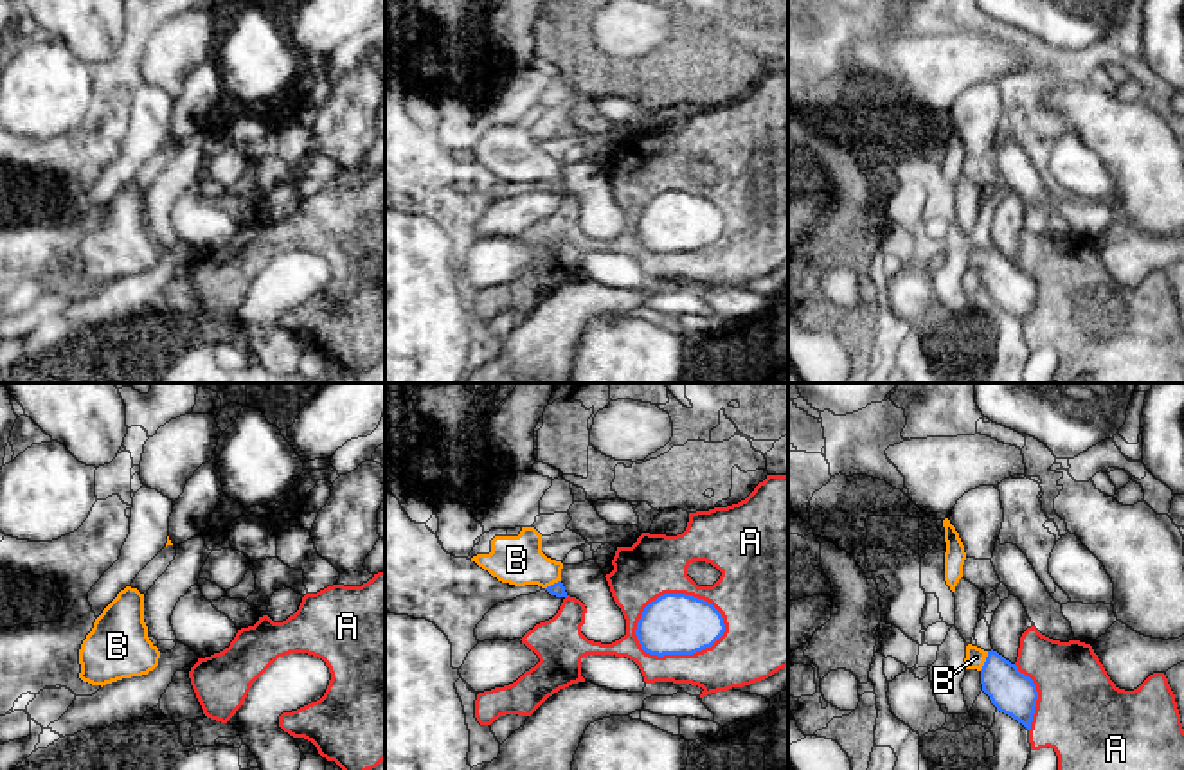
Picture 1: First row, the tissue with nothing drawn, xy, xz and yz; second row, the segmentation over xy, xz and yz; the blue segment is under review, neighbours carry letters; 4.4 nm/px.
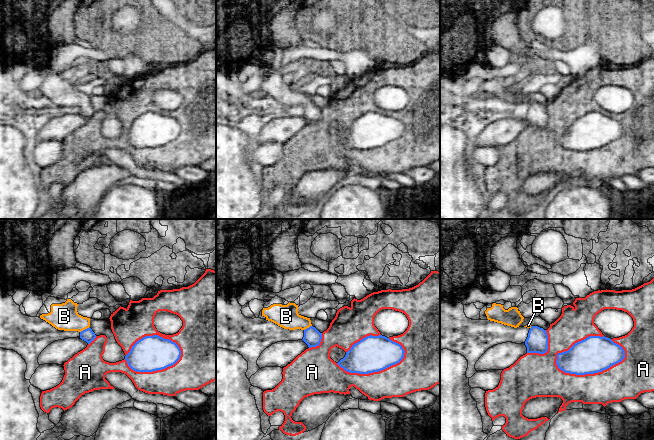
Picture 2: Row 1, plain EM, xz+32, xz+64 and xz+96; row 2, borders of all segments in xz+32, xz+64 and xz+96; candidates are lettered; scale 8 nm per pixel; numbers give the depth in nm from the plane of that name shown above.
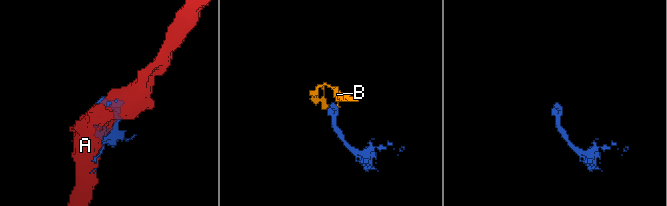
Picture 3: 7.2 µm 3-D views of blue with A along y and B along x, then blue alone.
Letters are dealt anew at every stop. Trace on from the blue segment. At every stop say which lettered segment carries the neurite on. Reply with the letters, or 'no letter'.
B

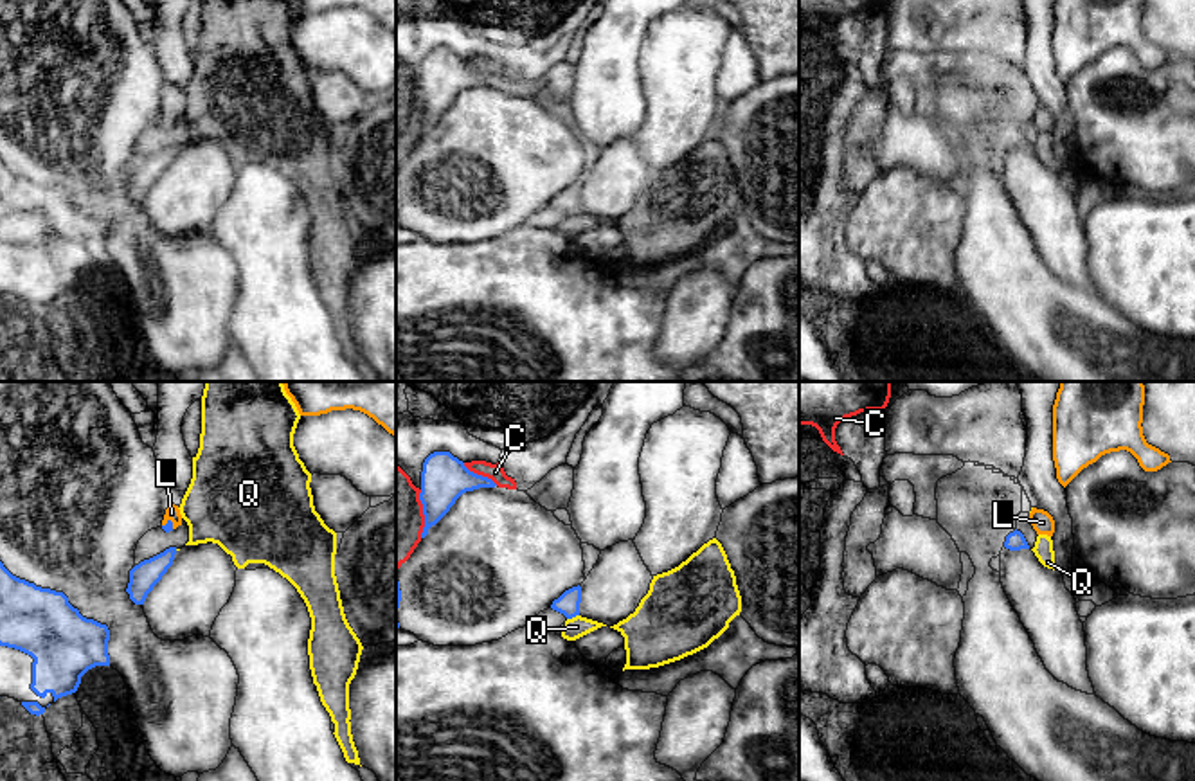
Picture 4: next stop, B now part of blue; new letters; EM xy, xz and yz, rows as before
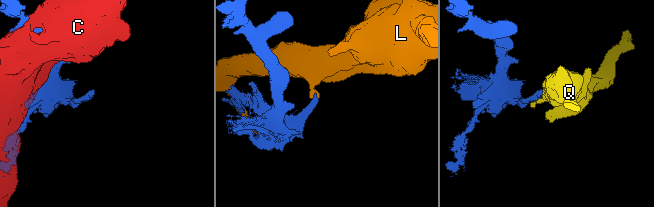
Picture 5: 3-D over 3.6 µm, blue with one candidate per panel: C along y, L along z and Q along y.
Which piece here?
no letter

